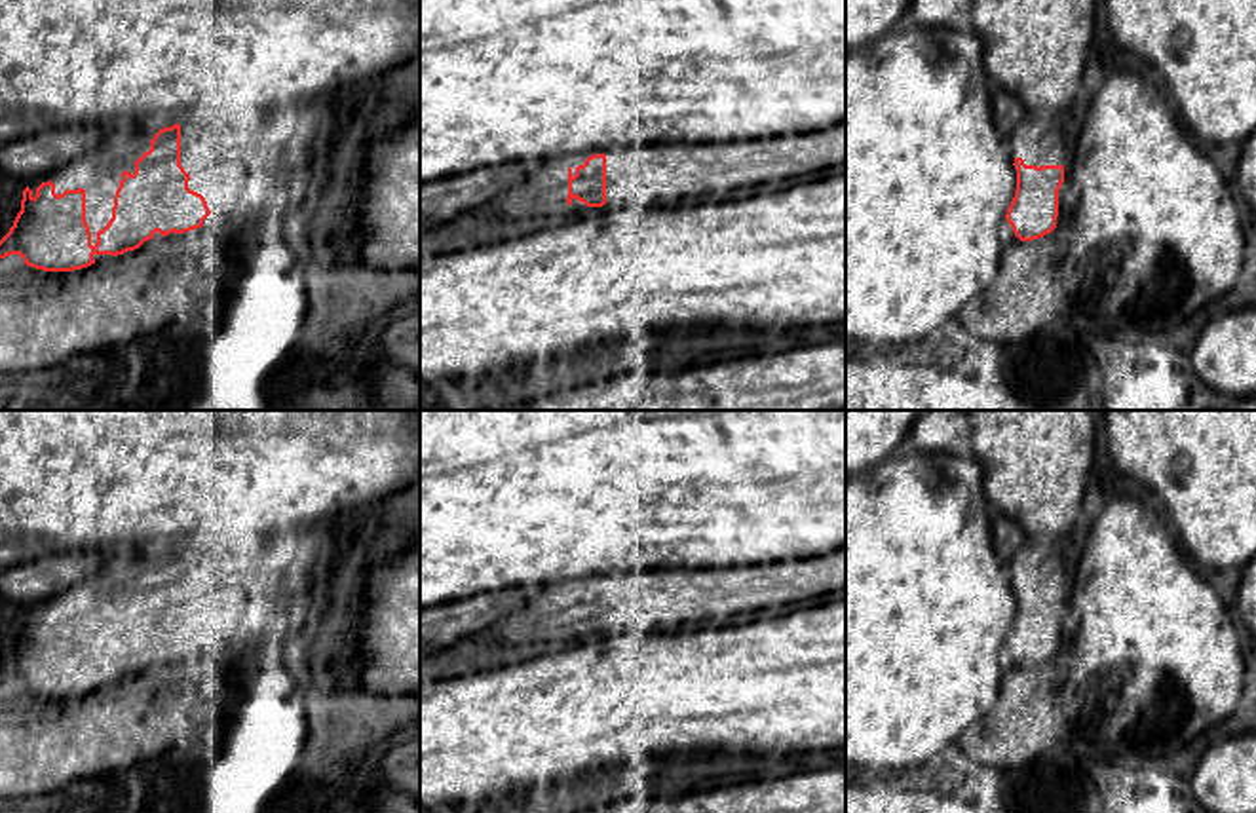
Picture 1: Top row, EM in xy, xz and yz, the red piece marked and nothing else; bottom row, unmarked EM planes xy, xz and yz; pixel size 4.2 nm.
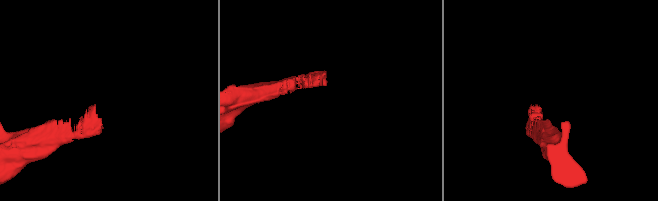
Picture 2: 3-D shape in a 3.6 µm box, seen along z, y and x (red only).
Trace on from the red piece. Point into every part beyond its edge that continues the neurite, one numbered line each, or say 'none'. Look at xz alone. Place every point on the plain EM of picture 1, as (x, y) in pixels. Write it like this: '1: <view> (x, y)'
1: xz (658, 601)

